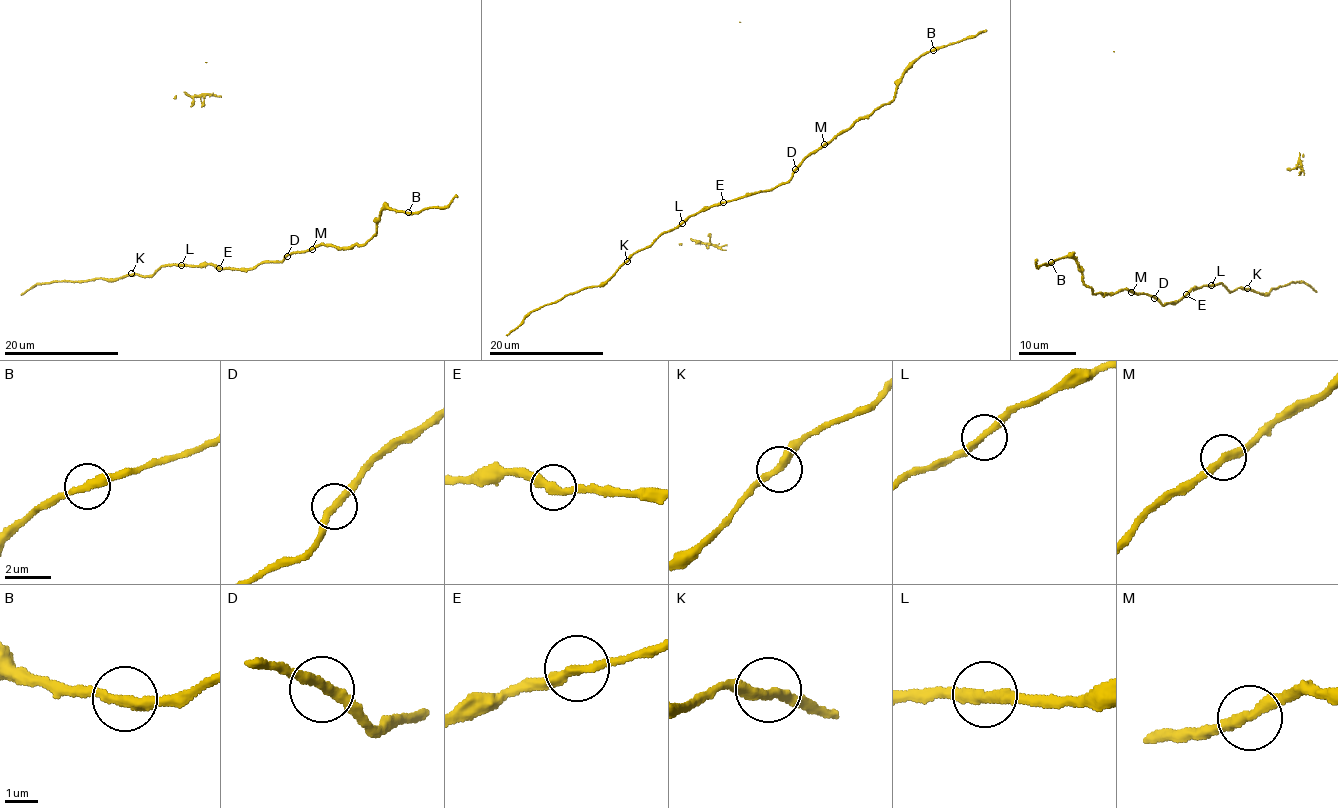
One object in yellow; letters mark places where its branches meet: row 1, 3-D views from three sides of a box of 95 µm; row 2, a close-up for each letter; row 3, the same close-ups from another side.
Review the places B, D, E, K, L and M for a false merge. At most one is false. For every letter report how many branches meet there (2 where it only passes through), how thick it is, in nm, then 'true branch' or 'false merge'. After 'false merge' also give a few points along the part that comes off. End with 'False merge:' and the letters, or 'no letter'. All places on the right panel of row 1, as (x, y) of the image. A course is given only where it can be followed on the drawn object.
B: branches 2; calibre 320 nm; true branch
D: branches 2; calibre 320 nm; true branch
E: branches 2; calibre 320 nm; true branch
K: branches 2; calibre 320 nm; true branch
L: branches 2; calibre 320 nm; true branch
M: branches 2; calibre 320 nm; true branch
False merge: no letter

